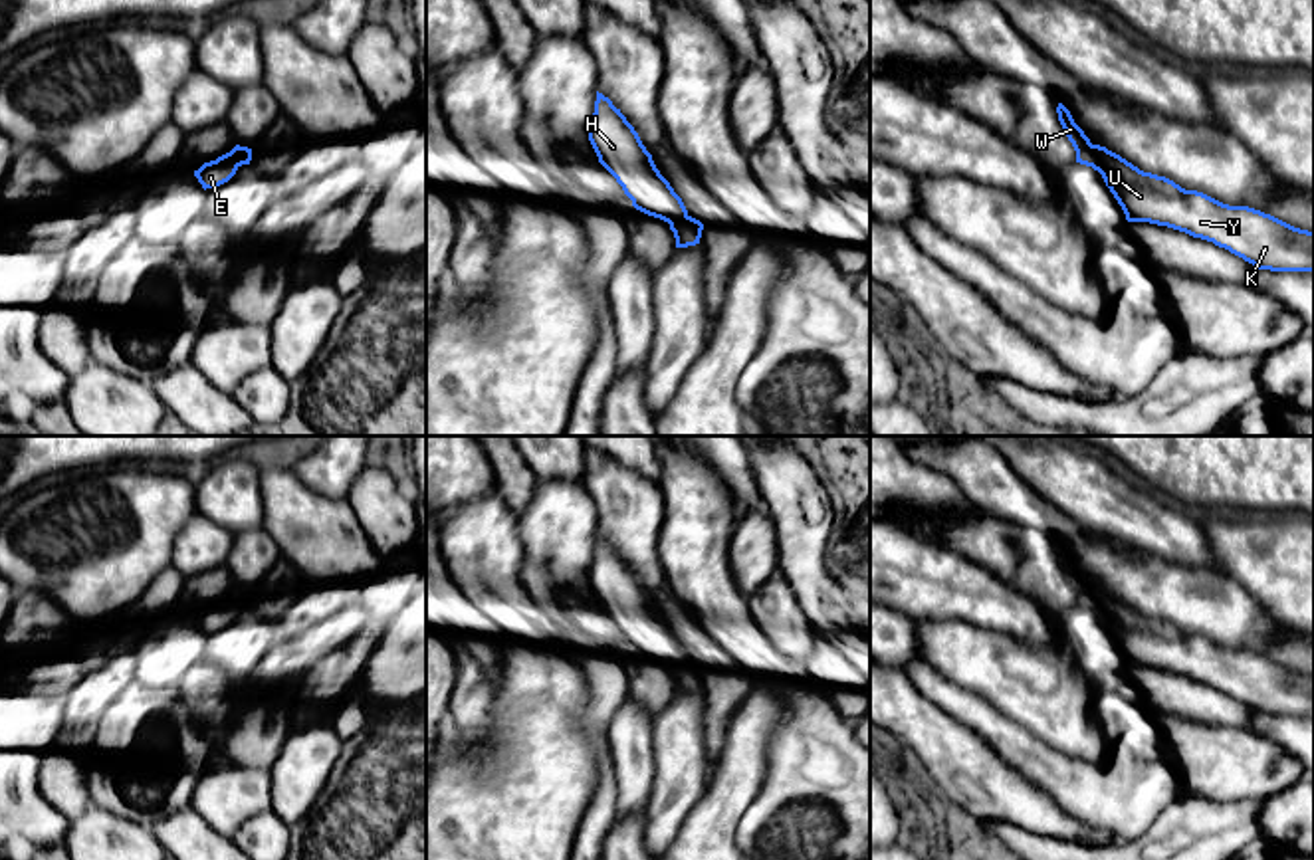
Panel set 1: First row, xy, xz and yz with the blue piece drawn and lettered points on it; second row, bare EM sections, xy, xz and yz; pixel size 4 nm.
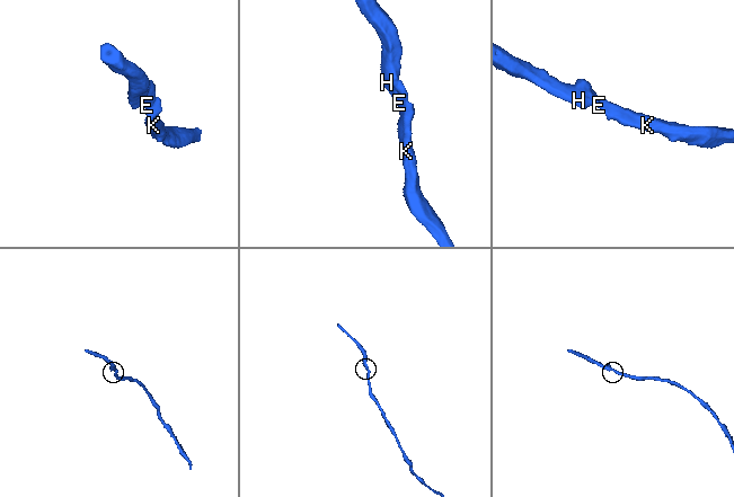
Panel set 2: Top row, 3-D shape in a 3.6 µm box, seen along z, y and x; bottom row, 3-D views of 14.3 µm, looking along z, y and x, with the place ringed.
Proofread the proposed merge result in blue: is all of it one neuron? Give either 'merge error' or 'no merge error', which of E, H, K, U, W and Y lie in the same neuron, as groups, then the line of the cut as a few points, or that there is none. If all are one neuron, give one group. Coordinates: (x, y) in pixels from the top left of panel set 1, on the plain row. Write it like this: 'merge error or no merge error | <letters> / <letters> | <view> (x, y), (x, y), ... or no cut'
no merge error | E H K U W Y | no cut

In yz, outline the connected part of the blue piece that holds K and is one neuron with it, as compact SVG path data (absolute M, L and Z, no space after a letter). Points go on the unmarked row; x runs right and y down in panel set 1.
M1058 547L1058 565L1076 594L1076 606L1098 614L1128 666L1150 666L1213 686L1259 713L1312 715L1314 676L1294 672L1249 650L1229 650L1185 634L1165 620L1144 616L1106 591L1092 589Z

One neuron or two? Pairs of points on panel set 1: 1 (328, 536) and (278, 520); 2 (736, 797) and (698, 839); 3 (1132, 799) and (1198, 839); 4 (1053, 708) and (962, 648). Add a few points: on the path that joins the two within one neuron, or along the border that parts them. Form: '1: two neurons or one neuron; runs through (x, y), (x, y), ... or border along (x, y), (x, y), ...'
1: one neuron; runs through (316, 534), (300, 520), (290, 520)
2: one neuron; runs through (726, 807), (708, 829)
3: two neurons; border along (1190, 795), (1172, 801), (1140, 835), (1130, 839)
4: one neuron; runs through (1031, 690), (984, 660)

